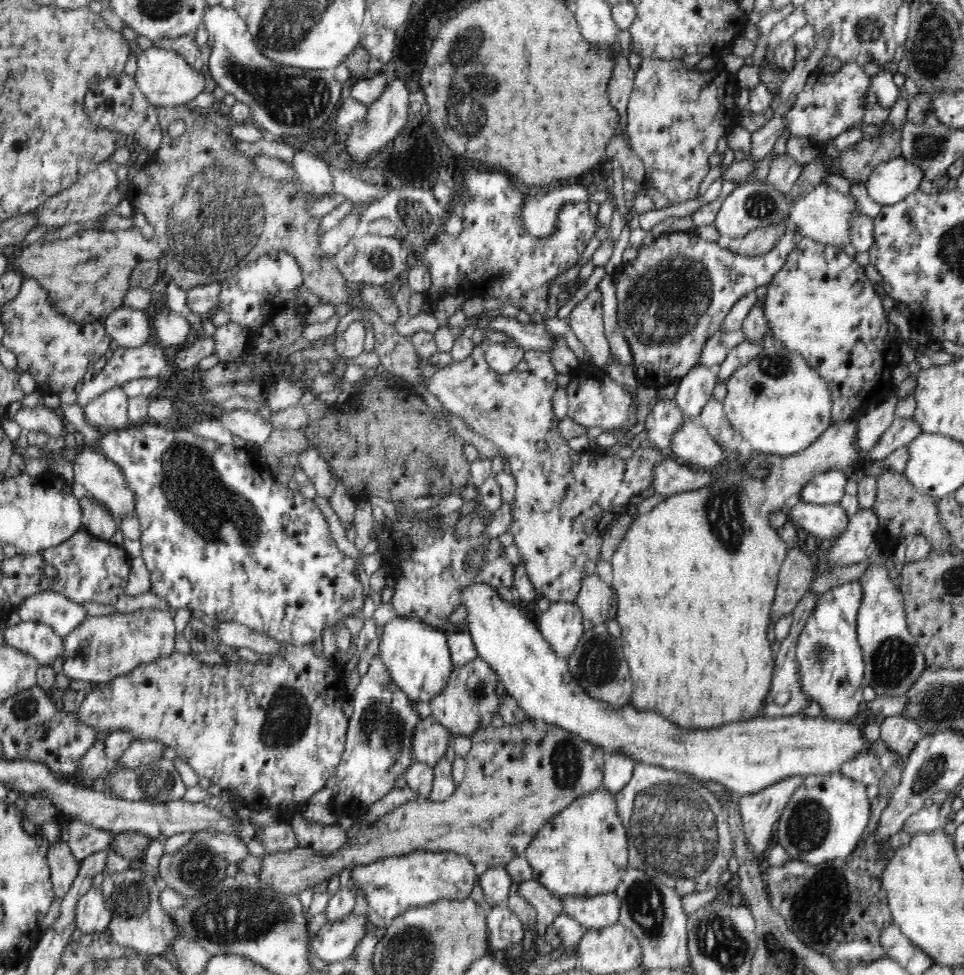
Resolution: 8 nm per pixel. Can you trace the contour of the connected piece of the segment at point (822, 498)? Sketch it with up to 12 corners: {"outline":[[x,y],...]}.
{"outline":[[844,471],[817,475],[799,500],[840,503],[849,478]]}

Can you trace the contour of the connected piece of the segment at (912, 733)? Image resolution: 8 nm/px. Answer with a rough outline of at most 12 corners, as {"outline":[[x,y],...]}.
{"outline":[[904,715],[880,719],[880,746],[906,756],[924,736],[920,725]]}

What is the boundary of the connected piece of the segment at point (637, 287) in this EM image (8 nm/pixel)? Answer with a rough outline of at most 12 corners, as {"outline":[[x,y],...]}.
{"outline":[[662,234],[611,275],[639,384],[696,366],[736,301],[767,286],[770,252]]}

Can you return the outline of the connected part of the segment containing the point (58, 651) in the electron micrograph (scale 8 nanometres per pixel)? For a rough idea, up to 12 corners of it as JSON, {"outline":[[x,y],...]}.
{"outline":[[44,623],[5,627],[3,641],[42,666],[64,654],[62,637]]}

